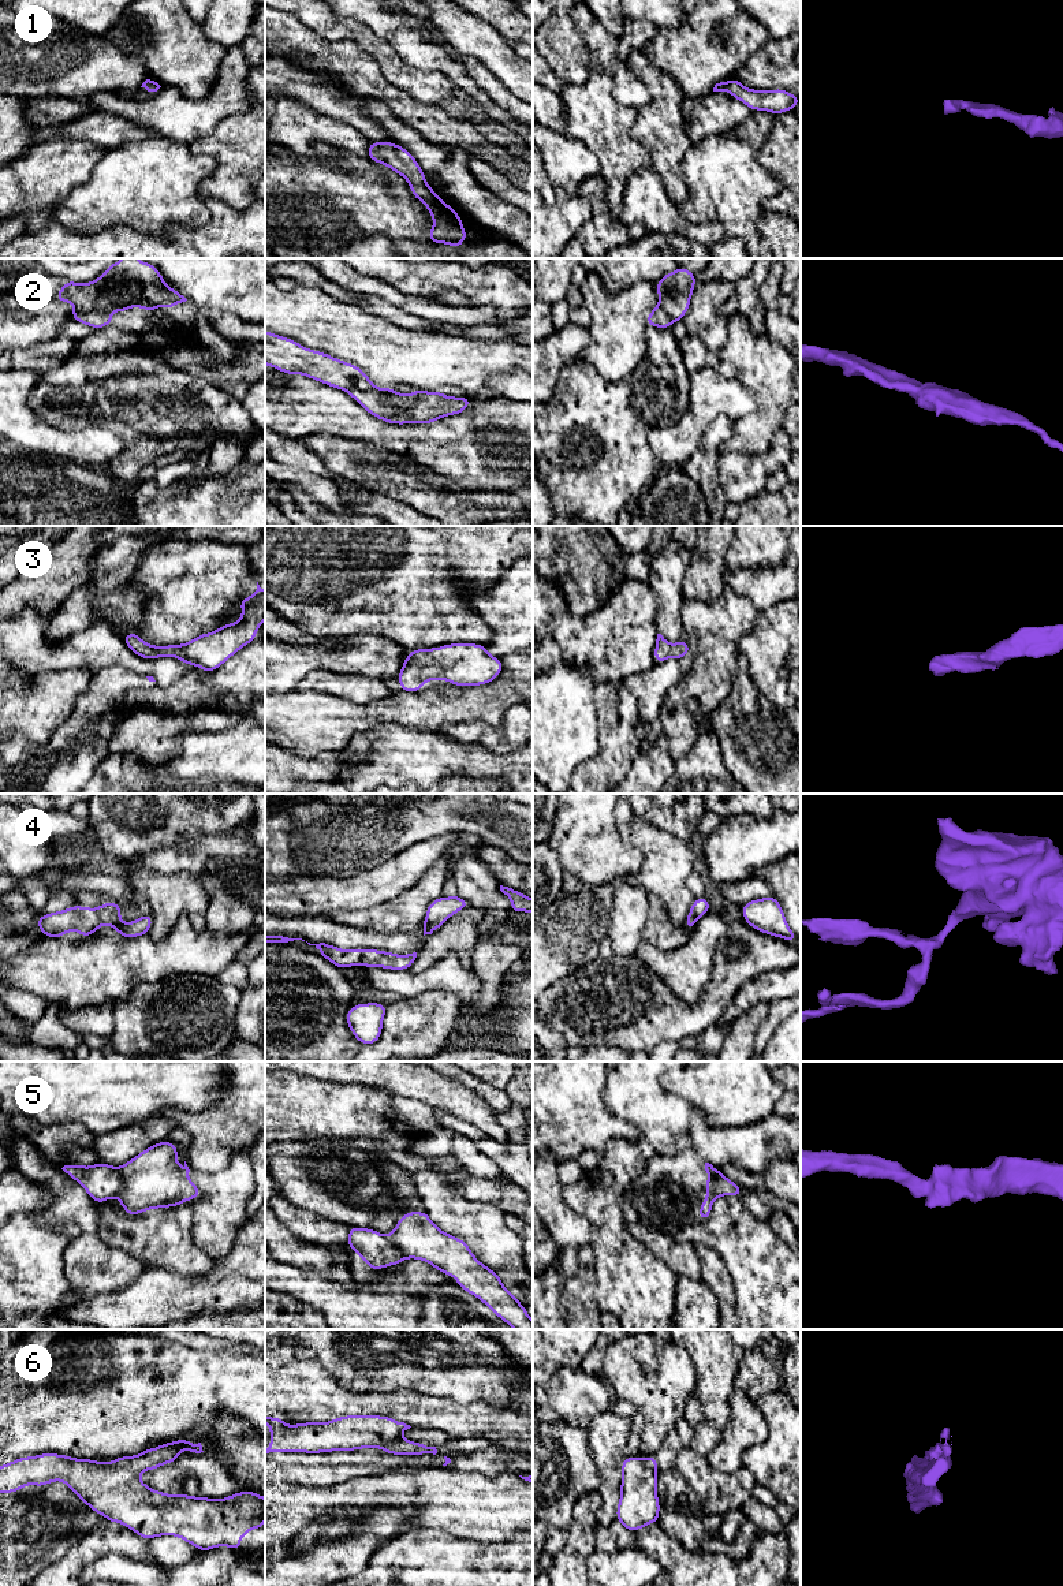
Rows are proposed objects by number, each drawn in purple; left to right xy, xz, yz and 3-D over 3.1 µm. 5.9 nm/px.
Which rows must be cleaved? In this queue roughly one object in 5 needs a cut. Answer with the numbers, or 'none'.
4, 5, 6

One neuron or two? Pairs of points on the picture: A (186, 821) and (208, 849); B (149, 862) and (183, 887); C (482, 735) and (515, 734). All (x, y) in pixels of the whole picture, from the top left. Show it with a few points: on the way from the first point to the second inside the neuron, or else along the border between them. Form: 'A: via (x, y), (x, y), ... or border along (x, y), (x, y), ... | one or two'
A: border along (228, 831), (196, 836), (179, 835), (167, 847) | two
B: border along (131, 874), (153, 869), (189, 873), (194, 880) | two
C: via (491, 735), (507, 735) | one

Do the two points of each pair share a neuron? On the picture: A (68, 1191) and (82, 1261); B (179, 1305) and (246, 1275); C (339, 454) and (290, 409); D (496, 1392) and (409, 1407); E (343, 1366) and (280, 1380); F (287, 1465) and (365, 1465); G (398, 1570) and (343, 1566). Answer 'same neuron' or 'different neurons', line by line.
A: same neuron
B: same neuron
C: different neurons
D: different neurons
E: different neurons
F: same neuron
G: different neurons

